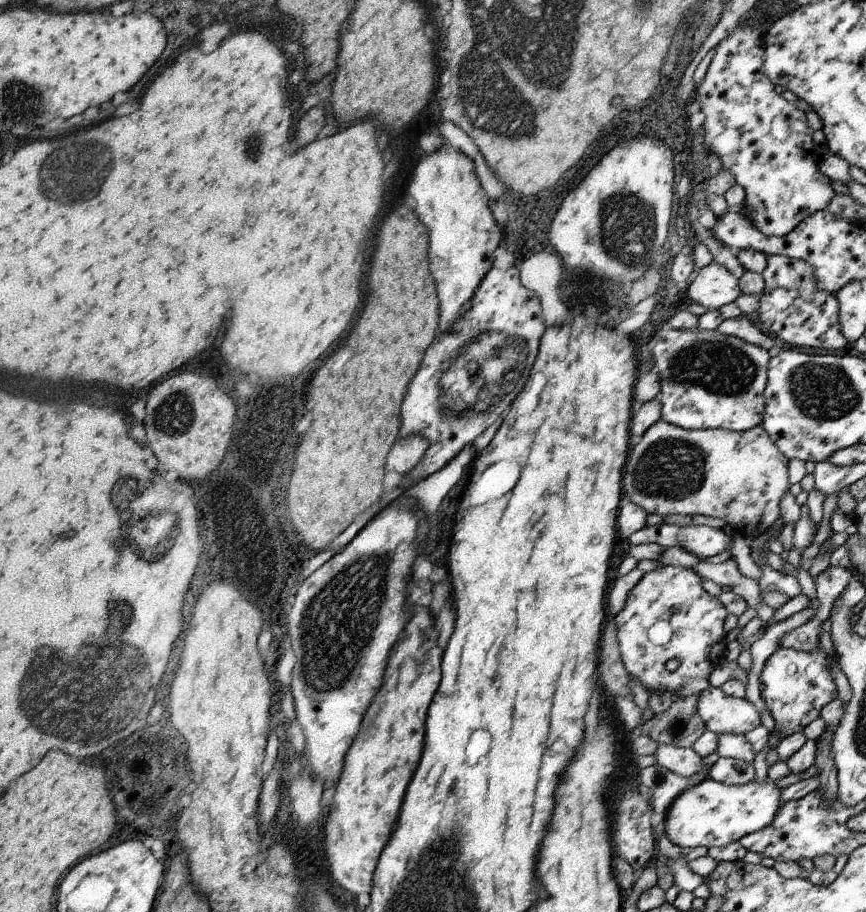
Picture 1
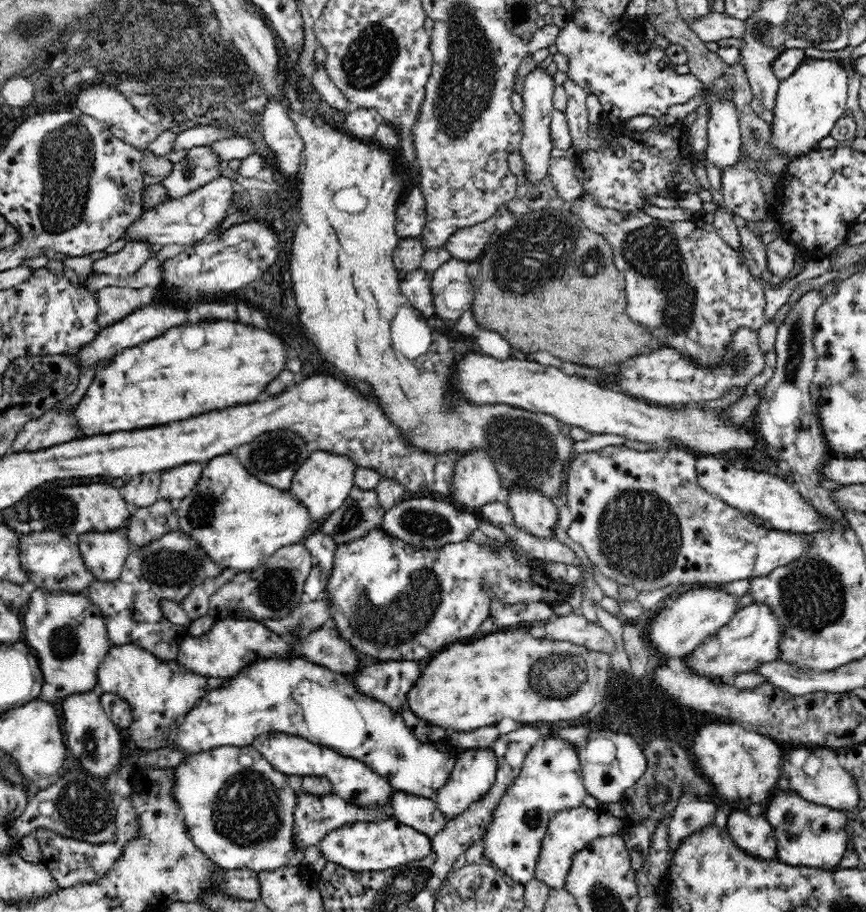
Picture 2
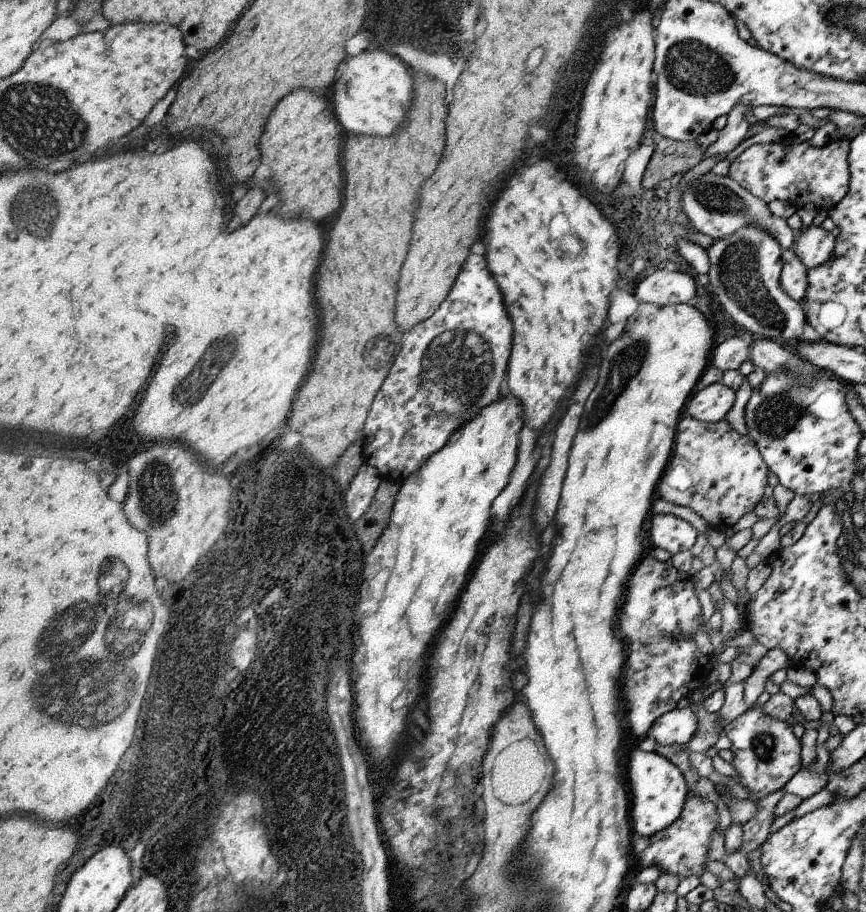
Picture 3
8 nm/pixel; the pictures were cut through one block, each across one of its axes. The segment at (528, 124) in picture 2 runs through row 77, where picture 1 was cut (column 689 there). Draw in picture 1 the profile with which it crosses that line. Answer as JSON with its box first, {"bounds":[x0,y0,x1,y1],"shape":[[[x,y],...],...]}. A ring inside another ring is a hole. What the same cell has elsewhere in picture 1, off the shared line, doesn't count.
{"bounds":[627,524,733,560],"shape":[[[669,524],[643,526],[639,532],[631,534],[627,542],[631,546],[641,546],[641,544],[659,544],[661,548],[679,546],[681,550],[687,548],[687,552],[699,560],[731,550],[733,544],[733,540],[725,536],[723,530],[719,528],[711,528],[711,526],[677,528]]]}

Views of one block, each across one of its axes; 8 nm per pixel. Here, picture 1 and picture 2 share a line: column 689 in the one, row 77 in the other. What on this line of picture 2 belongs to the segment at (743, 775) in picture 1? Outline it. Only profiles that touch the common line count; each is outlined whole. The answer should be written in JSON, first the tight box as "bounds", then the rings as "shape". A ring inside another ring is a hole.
{"bounds":[772,58,848,158],"shape":[[[806,58],[804,62],[800,62],[800,68],[796,68],[786,80],[780,82],[780,90],[774,106],[774,130],[772,130],[774,146],[784,154],[792,154],[794,158],[818,150],[818,140],[828,136],[836,120],[844,116],[846,100],[848,100],[846,92],[848,92],[848,76],[842,62],[822,60],[822,58]]]}

